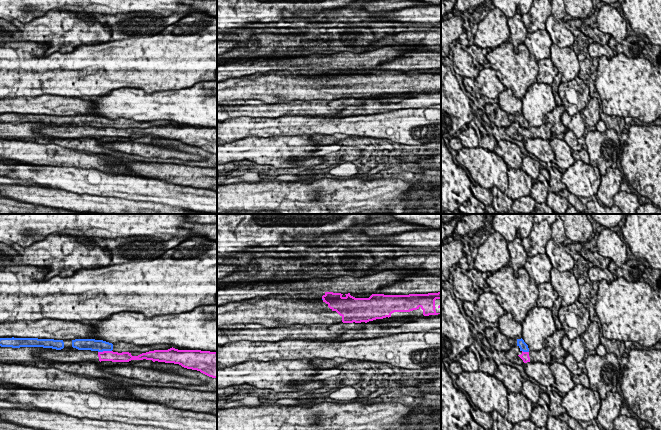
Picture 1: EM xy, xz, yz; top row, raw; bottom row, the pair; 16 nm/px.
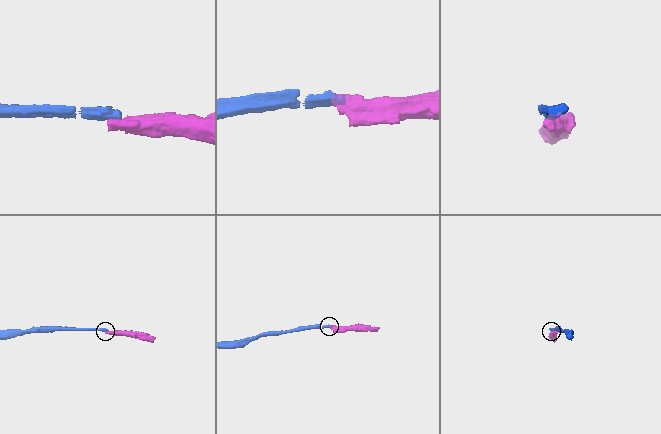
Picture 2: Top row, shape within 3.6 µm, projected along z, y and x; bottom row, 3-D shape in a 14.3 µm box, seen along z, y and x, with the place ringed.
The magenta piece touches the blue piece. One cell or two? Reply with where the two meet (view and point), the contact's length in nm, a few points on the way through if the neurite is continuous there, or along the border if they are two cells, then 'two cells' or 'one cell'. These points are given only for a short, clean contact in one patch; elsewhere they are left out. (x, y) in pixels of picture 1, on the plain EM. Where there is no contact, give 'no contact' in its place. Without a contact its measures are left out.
meets magenta in xy at (104, 127); contact 220 nm long; two cells

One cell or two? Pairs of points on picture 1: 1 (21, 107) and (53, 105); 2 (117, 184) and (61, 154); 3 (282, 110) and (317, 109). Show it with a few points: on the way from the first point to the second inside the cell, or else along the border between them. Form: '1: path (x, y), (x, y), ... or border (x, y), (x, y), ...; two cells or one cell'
1: path (29, 105), (45, 105); one cell
2: border (64, 166), (96, 168), (110, 174); two cells
3: path (291, 108), (308, 108); one cell

